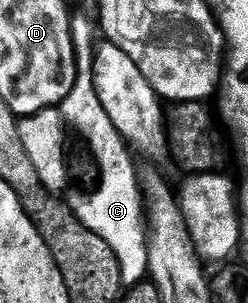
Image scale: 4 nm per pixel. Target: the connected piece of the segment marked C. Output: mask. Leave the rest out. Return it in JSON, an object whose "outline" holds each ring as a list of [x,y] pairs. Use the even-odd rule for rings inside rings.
{"outline":[[[78,16],[73,18],[72,28],[74,30],[74,54],[78,57],[78,74],[72,91],[62,100],[60,106],[62,118],[65,119],[71,130],[78,129],[79,135],[90,144],[90,149],[94,152],[95,159],[98,160],[98,169],[102,172],[102,182],[99,183],[98,190],[91,197],[82,197],[78,202],[73,202],[72,208],[80,219],[80,223],[84,223],[84,227],[96,231],[96,235],[100,235],[100,239],[104,239],[104,243],[108,243],[108,247],[112,247],[112,251],[120,263],[123,286],[133,287],[139,282],[147,280],[150,267],[148,225],[144,220],[144,189],[140,184],[140,177],[138,181],[137,171],[134,170],[134,161],[130,158],[131,146],[126,144],[120,131],[116,131],[112,119],[108,119],[108,111],[104,111],[104,103],[100,103],[100,95],[94,82],[94,54],[96,52],[94,29],[84,18]]]}

